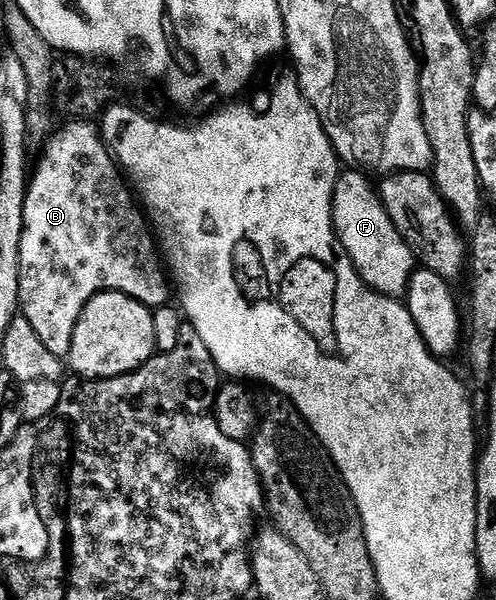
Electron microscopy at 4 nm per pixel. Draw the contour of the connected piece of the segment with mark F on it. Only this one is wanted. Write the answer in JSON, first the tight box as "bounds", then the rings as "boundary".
{"bounds":[332,172,413,296],"boundary":[[[344,172],[340,182],[336,184],[332,212],[340,244],[354,261],[364,283],[384,295],[402,296],[402,291],[408,290],[413,279],[413,270],[408,266],[408,256],[413,251],[410,246],[396,247],[393,230],[397,225],[376,188],[372,187],[365,176]]]}

